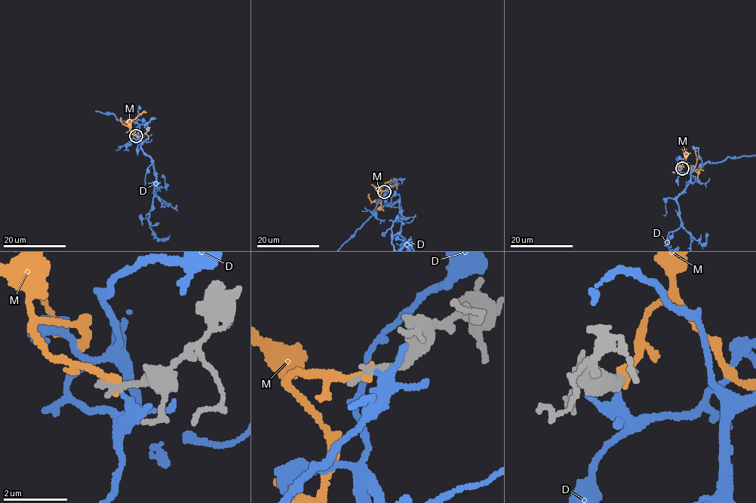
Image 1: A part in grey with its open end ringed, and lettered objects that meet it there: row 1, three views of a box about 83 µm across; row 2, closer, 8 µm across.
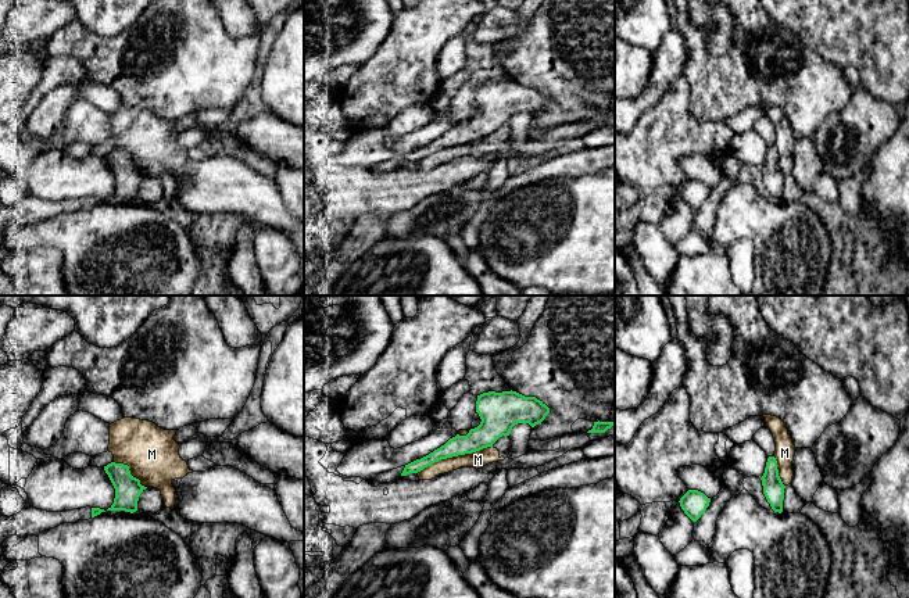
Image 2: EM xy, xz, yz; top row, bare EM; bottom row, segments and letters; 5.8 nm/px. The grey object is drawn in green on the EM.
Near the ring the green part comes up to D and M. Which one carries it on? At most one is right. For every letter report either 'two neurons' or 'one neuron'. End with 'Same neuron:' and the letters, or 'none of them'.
D: two neurons
M: two neurons
Same neuron: none of them

